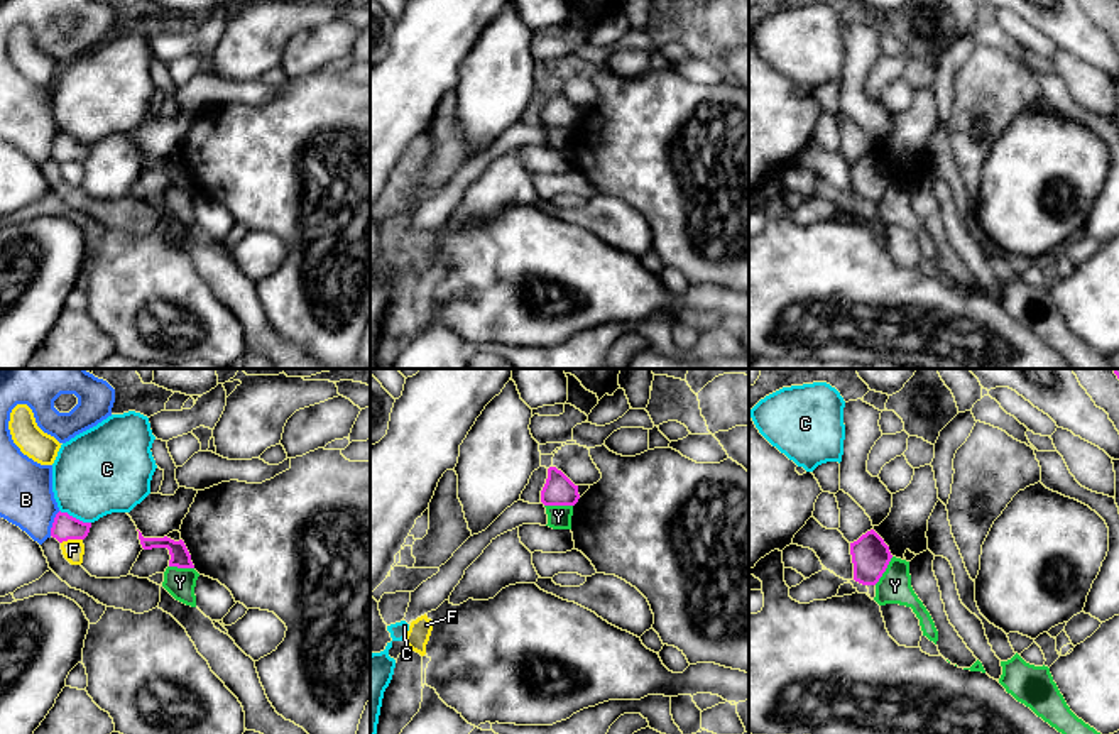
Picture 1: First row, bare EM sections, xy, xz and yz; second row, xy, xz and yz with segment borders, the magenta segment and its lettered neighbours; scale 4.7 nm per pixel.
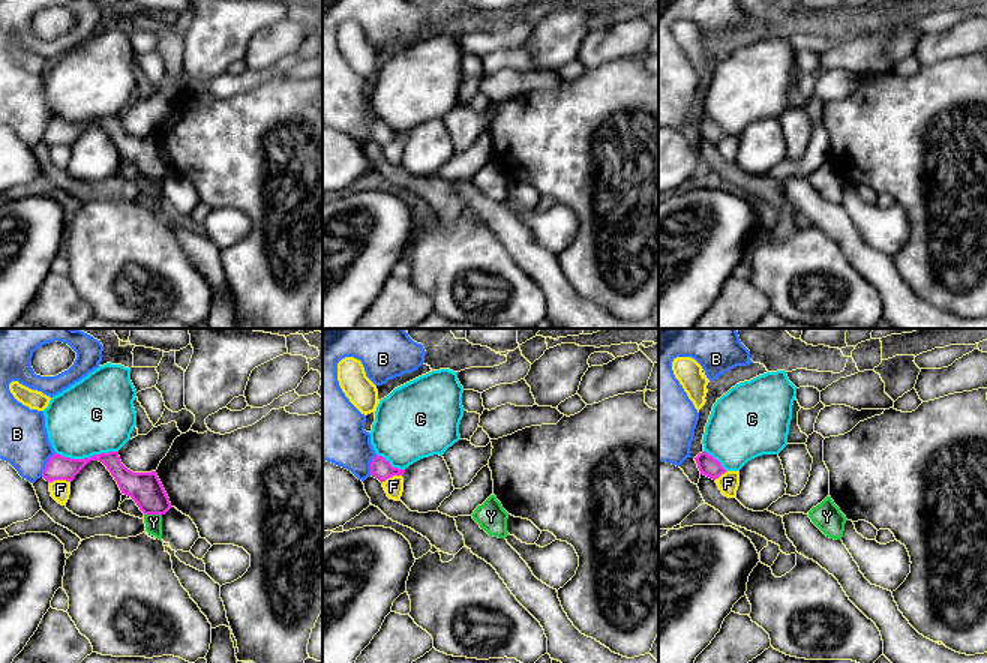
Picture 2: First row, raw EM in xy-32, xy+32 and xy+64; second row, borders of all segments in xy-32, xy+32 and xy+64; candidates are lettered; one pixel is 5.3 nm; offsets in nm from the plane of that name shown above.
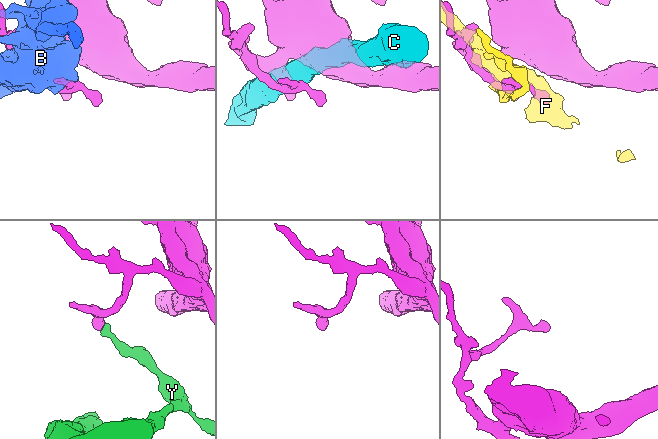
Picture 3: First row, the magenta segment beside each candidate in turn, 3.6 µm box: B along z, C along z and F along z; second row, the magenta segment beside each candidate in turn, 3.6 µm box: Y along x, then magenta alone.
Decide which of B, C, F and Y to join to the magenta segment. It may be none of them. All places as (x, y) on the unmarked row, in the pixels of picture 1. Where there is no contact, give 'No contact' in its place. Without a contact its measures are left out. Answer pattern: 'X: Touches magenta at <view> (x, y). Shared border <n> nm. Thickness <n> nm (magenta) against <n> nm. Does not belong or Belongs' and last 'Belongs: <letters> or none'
B: Touches magenta at xy (53, 144). Shared border 130 nm. Thickness 120 nm (magenta) against 260 nm. Does not belong
C: Touches magenta at xy (75, 139). Shared border 170 nm. Thickness 120 nm (magenta) against 400 nm. Does not belong
F: Touches magenta at xy (71, 159). Shared border 110 nm. Thickness 120 nm (magenta) against 110 nm. Does not belong
Y: Touches magenta at xz (558, 125). Shared border 140 nm. Thickness 140 nm (magenta) against 110 nm. Does not belong
Belongs: none

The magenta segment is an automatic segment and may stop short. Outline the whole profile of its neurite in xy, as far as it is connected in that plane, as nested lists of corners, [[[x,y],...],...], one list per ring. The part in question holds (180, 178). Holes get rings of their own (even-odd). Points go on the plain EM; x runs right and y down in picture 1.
[[[139,152],[139,161],[140,161],[140,166],[144,171],[167,169],[169,176],[171,176],[169,188],[194,189],[194,186],[191,183],[191,176],[189,176],[183,161],[174,162],[167,157],[164,157],[164,159],[144,159],[140,152]]]

